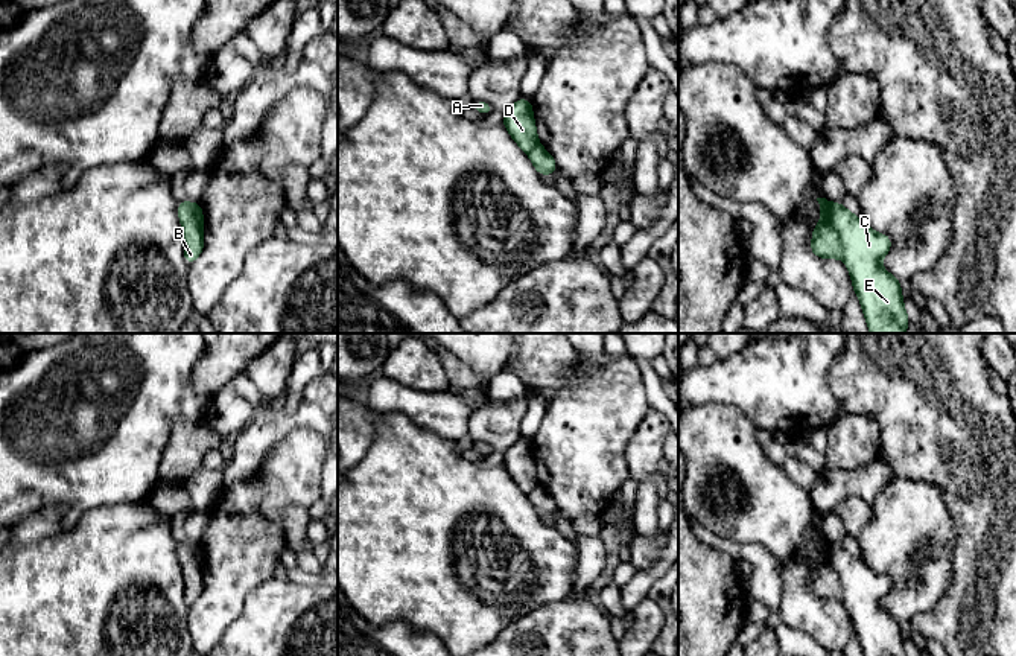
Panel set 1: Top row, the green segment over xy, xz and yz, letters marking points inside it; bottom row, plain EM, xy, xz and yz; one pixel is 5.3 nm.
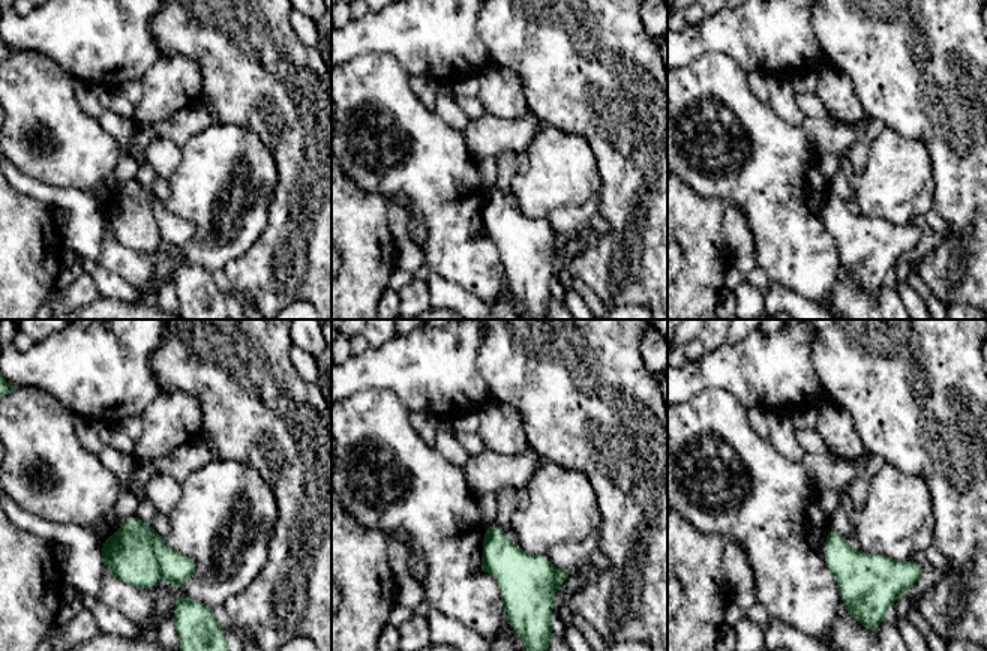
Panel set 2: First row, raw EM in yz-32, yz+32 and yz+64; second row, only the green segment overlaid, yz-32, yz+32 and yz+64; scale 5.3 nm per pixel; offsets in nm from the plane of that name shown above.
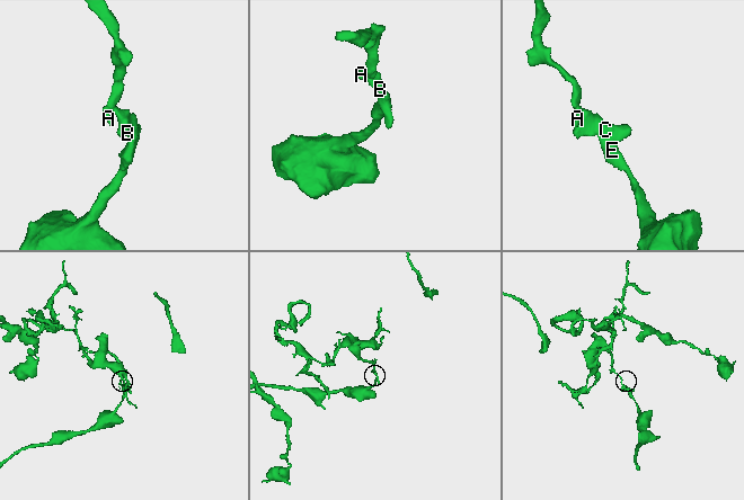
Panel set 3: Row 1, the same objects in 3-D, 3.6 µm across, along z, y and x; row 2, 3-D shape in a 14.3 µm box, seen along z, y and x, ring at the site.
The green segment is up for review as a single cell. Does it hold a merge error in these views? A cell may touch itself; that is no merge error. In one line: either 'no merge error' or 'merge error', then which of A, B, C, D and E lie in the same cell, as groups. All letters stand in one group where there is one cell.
merge error | A B D / C E

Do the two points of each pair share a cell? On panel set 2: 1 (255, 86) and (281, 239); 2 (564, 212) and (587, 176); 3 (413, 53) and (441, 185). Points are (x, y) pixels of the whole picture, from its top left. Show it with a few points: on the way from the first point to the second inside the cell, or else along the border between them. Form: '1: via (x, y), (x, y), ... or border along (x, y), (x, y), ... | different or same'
1: via (291, 123), (291, 201) | same
2: via (567, 203), (567, 195), (578, 185) | same
3: border along (381, 53), (389, 53), (410, 75) | different

